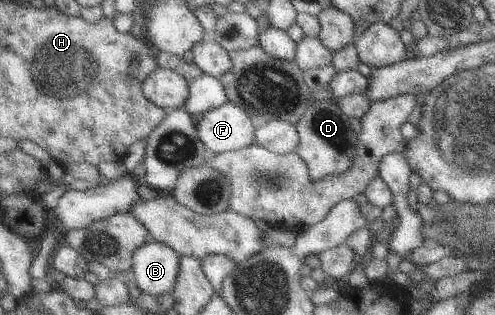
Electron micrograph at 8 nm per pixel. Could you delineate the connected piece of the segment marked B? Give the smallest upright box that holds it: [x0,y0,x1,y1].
[130,239,180,298]

